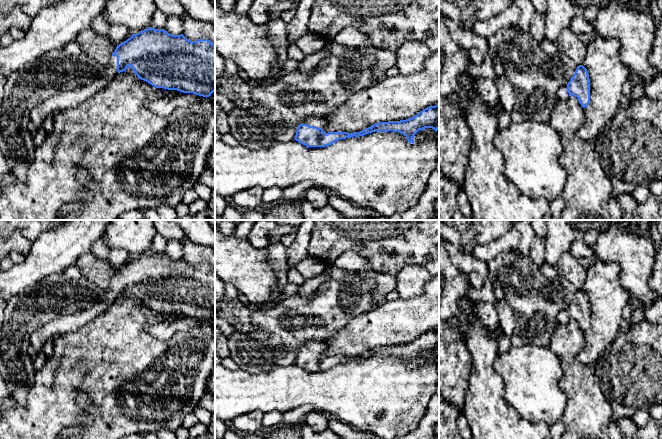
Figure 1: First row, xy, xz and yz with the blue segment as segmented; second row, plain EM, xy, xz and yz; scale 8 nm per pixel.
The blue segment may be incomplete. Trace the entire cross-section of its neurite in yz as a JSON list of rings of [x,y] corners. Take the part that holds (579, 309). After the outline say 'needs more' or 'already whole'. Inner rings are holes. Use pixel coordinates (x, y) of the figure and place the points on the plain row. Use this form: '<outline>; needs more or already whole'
[[[583,289],[577,290],[567,311],[562,311],[557,320],[560,324],[567,324],[570,320],[575,320],[583,332],[587,331],[590,326],[590,303],[588,295]]]; needs more

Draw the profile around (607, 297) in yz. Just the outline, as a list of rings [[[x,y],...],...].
[[[595,258],[586,269],[582,289],[589,298],[590,326],[585,331],[585,345],[577,359],[584,365],[592,366],[617,338],[624,325],[623,310],[632,299],[620,281],[618,262]]]

